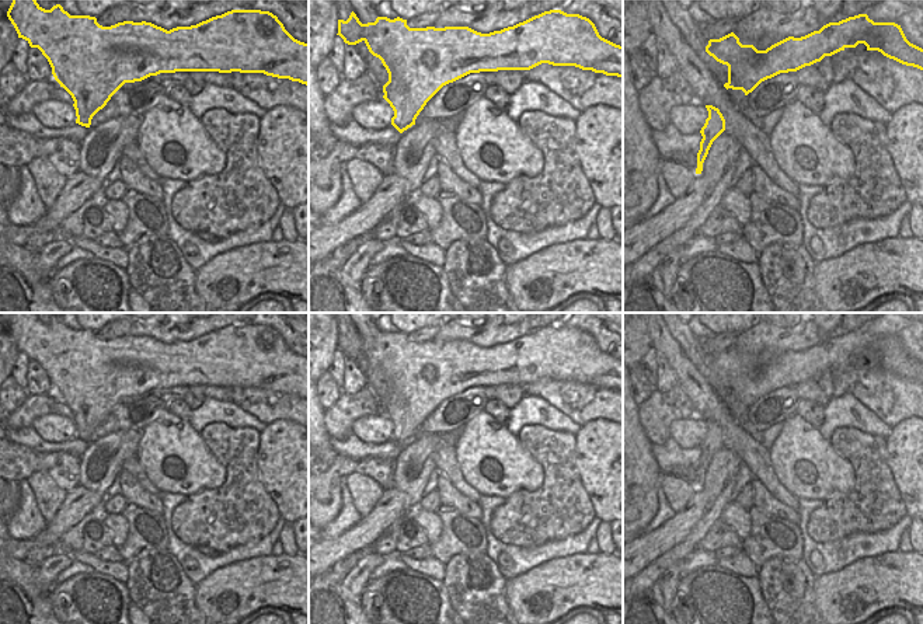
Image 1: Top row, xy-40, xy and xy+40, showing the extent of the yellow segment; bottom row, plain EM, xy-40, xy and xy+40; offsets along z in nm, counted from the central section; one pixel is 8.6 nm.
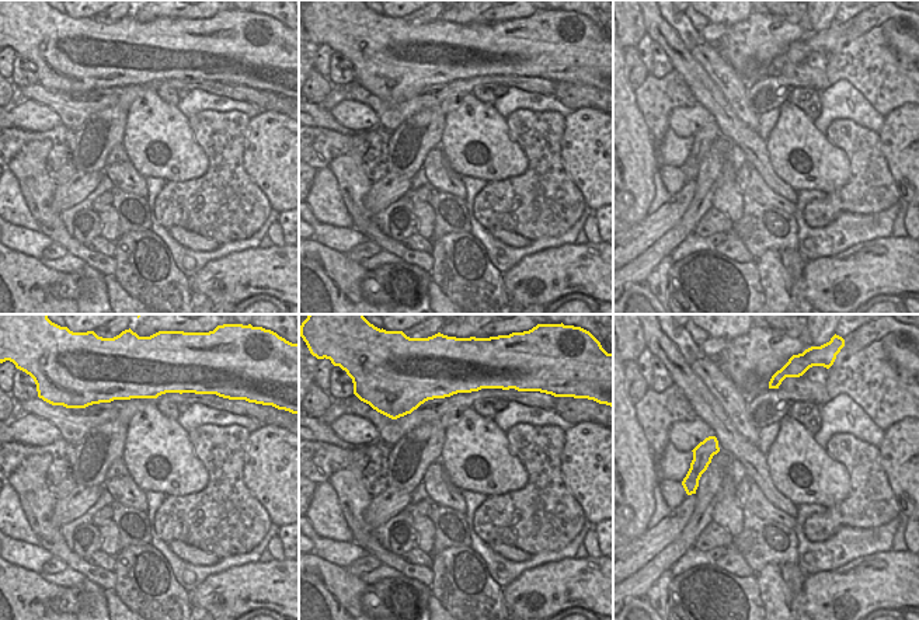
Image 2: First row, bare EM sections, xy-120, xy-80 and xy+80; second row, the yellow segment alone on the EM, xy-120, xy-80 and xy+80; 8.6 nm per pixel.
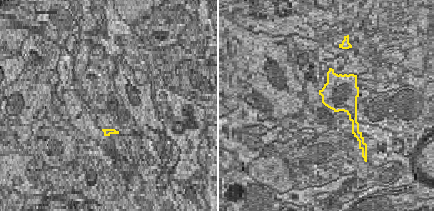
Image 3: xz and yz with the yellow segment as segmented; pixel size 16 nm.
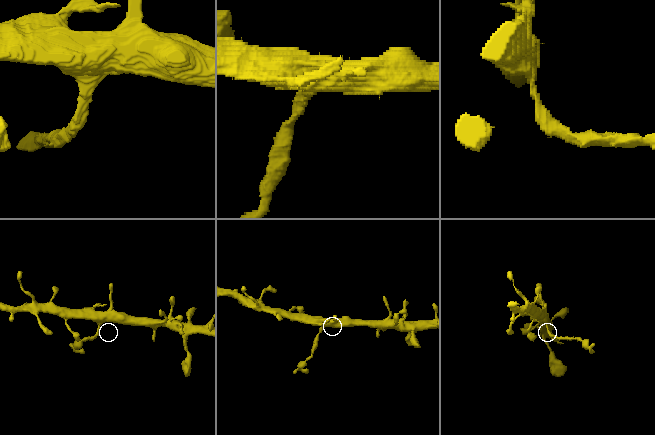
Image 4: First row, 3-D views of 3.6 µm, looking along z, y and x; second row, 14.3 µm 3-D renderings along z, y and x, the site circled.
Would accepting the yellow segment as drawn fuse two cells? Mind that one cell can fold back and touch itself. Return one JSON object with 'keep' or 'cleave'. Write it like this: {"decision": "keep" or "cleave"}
{"decision": "cleave"}

